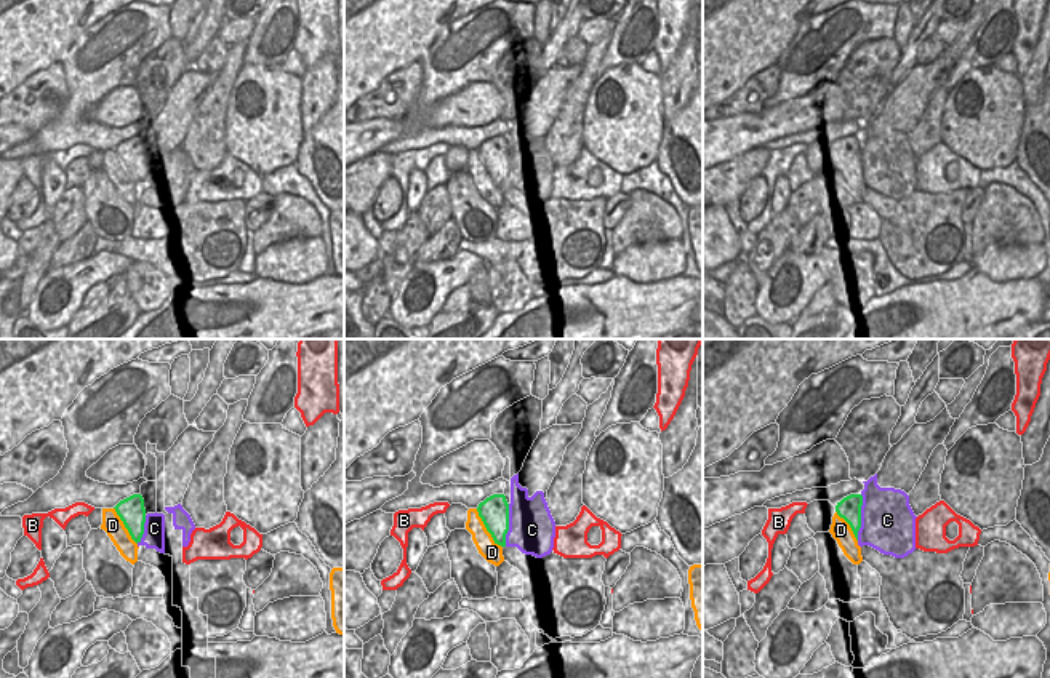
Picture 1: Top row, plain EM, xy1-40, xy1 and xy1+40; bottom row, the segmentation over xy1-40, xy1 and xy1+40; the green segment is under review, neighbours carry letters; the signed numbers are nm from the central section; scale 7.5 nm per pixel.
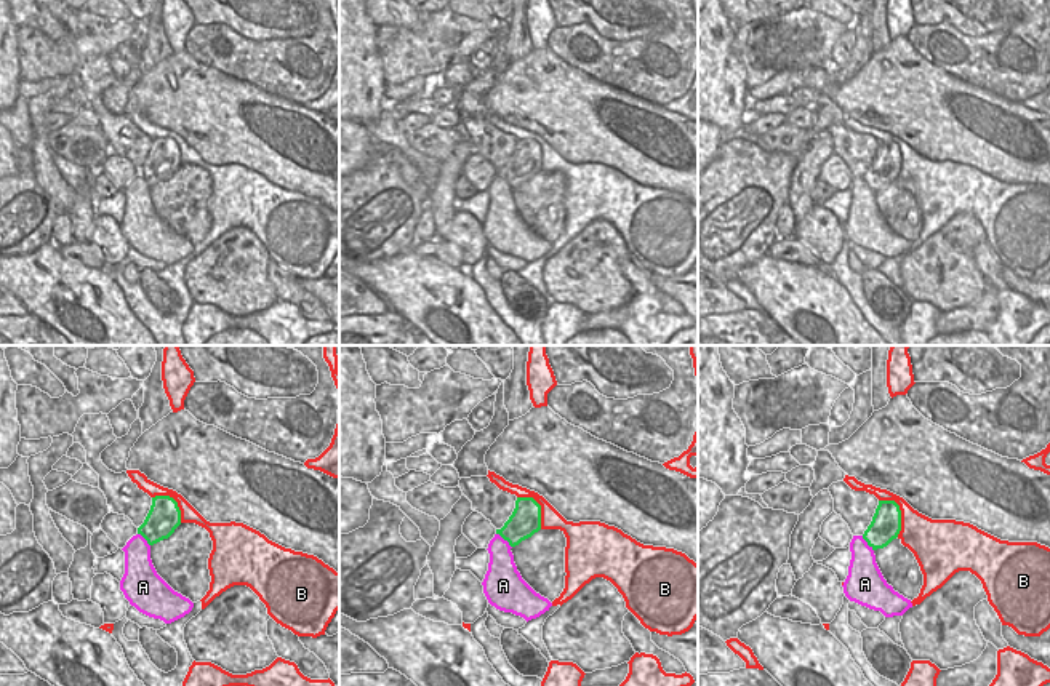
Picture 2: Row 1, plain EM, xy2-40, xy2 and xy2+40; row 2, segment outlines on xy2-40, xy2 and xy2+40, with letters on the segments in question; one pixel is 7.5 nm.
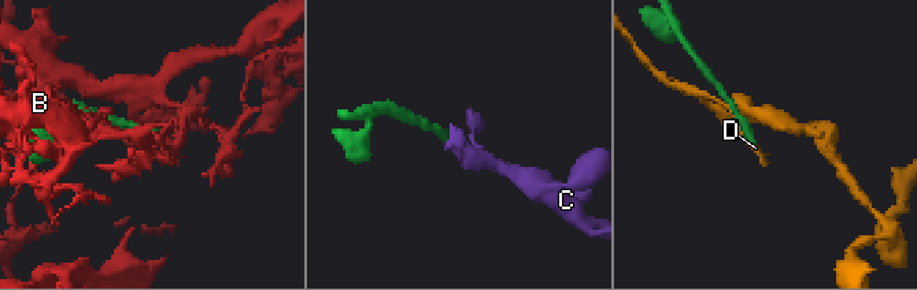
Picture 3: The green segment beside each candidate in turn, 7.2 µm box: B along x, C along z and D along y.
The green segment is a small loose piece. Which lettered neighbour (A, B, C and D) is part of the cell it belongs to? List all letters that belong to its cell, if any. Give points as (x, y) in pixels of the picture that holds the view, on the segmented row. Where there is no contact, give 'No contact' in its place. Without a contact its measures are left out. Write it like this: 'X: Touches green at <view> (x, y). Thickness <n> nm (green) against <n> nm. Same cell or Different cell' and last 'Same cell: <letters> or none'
A: Touches green at xy2 (504, 539). Thickness 240 nm (green) against 220 nm. Different cell
B: Touches green at xy2+40 (900, 512). Thickness 220 nm (green) against 280 nm. Different cell
C: Touches green at xy1+40 (860, 517). Thickness 170 nm (green) against 400 nm. Same cell
D: Touches green at xy1 (485, 526). Thickness 220 nm (green) against 150 nm. Different cell
Same cell: C.

